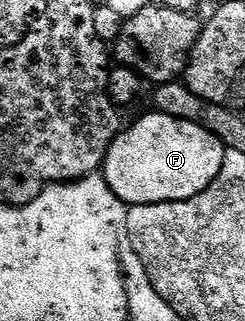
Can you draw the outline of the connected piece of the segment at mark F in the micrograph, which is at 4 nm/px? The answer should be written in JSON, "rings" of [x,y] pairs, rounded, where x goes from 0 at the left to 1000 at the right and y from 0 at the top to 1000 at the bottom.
{"rings":[[[608,352],[531,399],[486,405],[433,480],[433,573],[531,645],[698,632],[800,614],[898,539],[931,467],[861,408],[718,364]]]}

